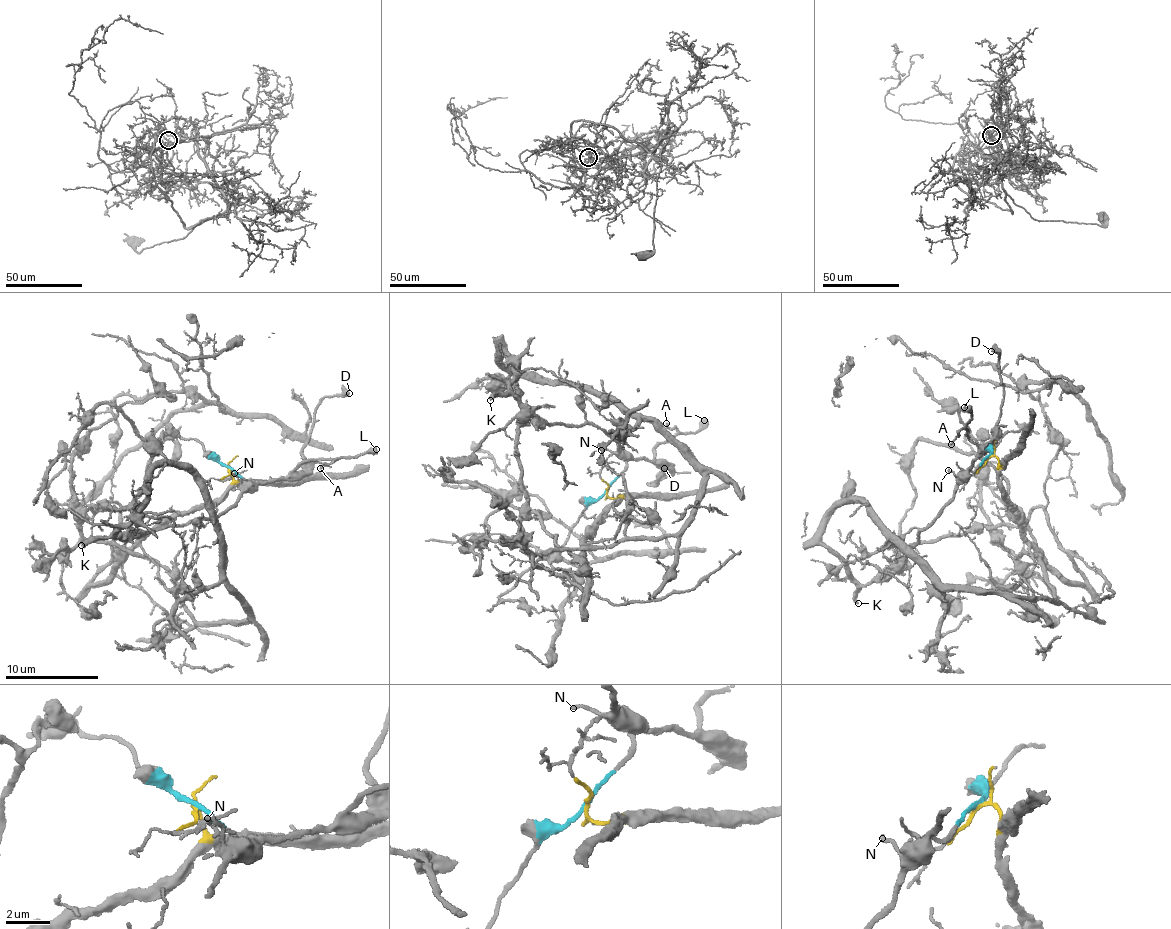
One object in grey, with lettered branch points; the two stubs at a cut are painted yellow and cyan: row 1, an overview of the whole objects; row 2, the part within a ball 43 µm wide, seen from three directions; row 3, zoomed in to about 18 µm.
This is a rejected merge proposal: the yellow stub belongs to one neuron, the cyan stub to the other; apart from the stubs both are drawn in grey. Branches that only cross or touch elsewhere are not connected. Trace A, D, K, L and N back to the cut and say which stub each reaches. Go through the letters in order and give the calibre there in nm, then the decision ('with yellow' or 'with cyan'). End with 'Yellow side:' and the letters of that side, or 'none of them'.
A: calibre 130 nm; with cyan
D: calibre 280 nm; with cyan
K: calibre 280 nm; with cyan
L: calibre 600 nm; with cyan
N: calibre 140 nm; with cyan
Yellow side: none of them

